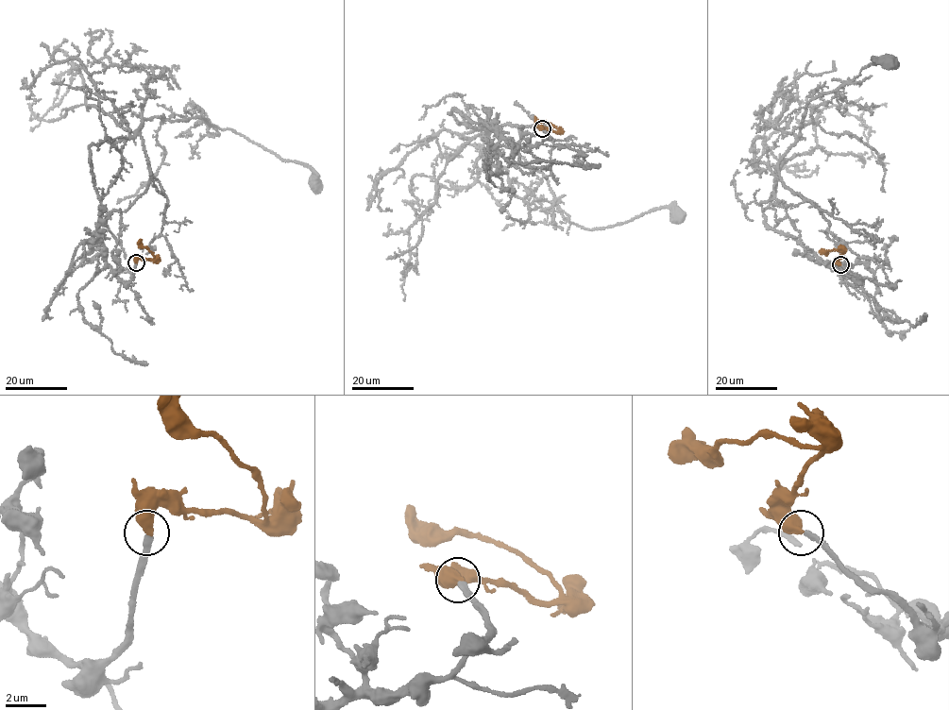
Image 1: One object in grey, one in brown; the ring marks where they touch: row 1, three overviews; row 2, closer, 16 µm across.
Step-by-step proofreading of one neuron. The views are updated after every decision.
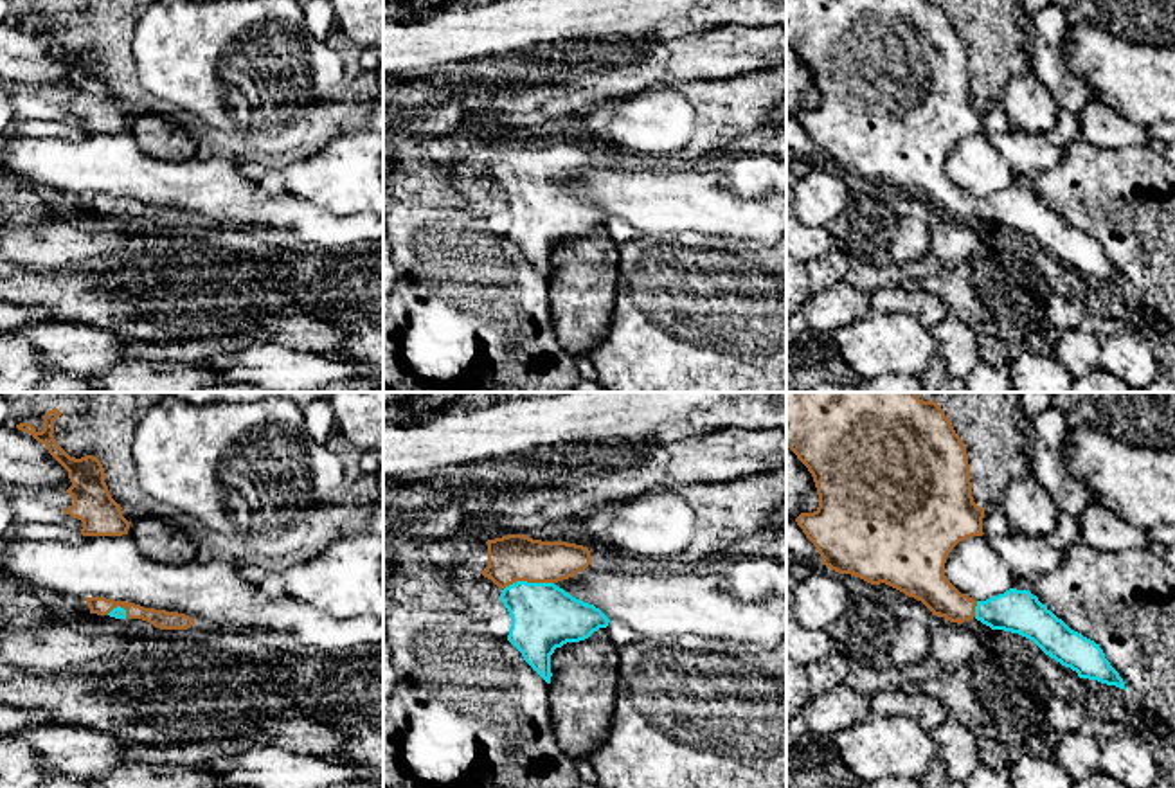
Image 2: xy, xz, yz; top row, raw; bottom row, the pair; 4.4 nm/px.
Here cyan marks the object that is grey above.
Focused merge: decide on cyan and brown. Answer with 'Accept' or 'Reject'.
Accept

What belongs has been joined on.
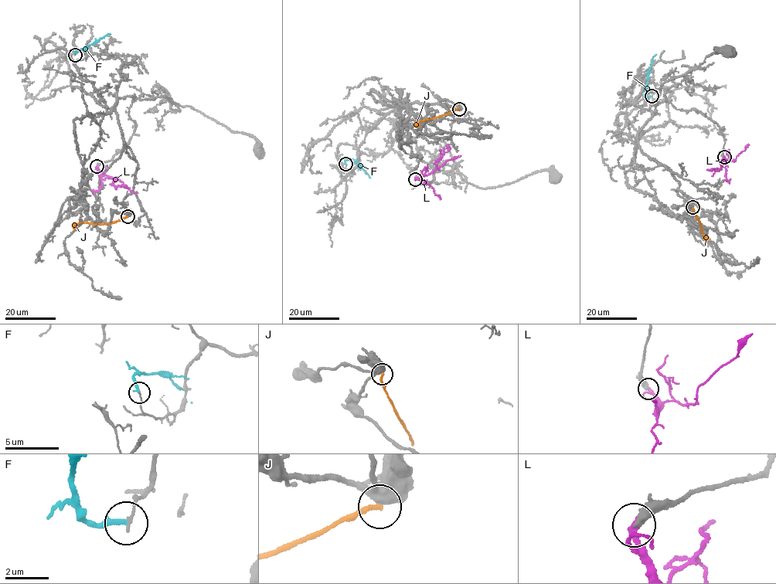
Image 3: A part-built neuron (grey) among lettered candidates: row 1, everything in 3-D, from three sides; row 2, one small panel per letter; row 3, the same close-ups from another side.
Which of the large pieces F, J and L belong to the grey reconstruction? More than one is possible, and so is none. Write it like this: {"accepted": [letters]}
{"accepted": []}

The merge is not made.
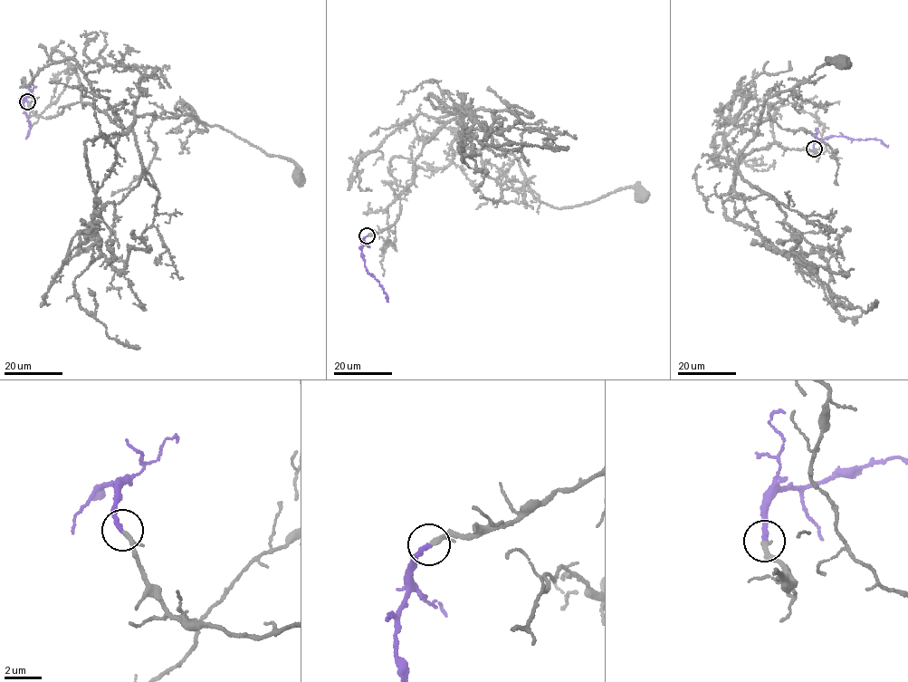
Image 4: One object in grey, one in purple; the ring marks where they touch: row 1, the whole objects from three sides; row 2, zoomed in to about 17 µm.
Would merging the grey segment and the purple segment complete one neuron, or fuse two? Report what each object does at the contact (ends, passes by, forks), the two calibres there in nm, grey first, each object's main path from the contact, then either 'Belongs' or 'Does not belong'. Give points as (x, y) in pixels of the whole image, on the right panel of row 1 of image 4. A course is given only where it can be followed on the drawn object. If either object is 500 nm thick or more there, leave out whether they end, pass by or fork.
At the ring grey passes by. At the ring purple ends. Thickness 170 nm (grey) against 260 nm. Course of grey: (814, 149), (818, 155), (775, 141), (735, 164), (767, 99), (827, 57), (844, 64). Course of purple: (814, 148), (814, 143), (818, 140), (837, 136), (854, 139), (880, 139), (888, 146). Belongs

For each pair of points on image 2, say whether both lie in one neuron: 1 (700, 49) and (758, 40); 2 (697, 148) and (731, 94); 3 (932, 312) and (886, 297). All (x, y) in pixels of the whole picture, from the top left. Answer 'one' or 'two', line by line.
1: one
2: one
3: one

